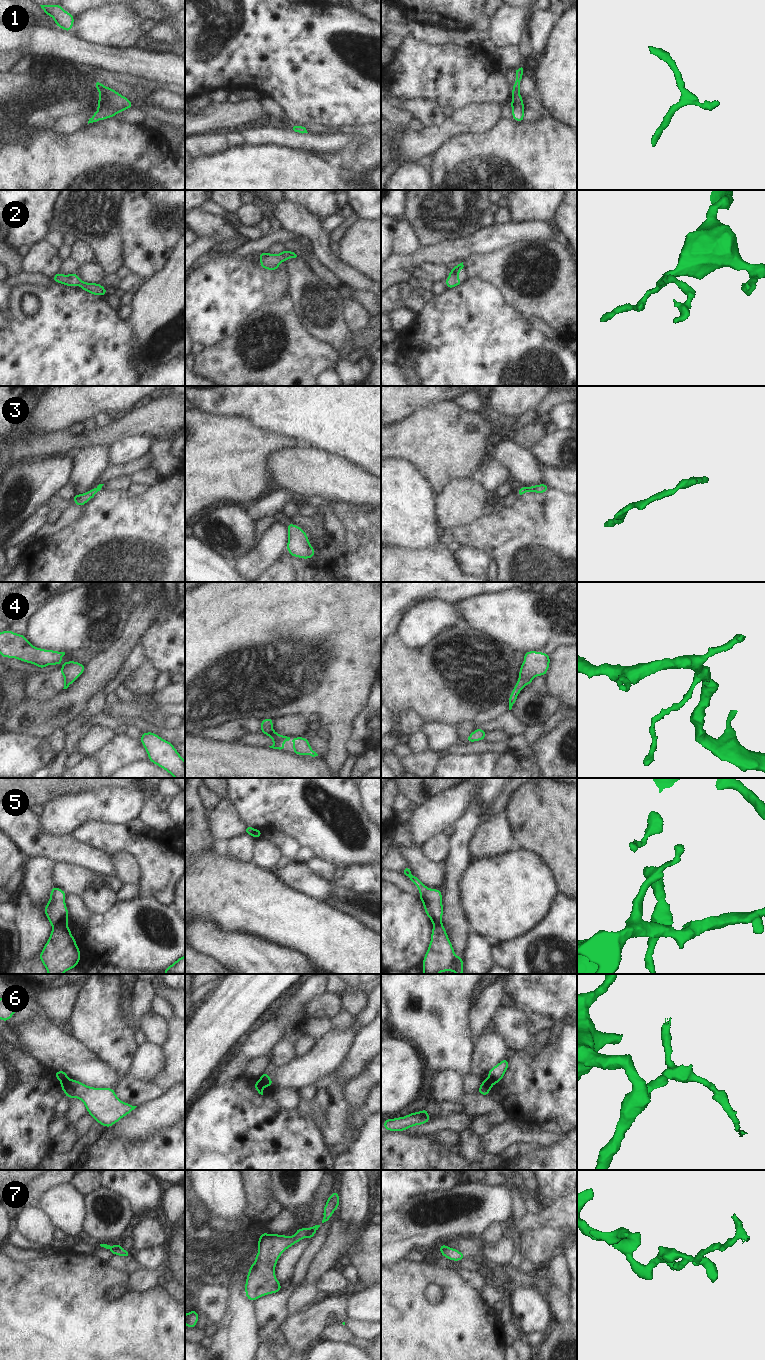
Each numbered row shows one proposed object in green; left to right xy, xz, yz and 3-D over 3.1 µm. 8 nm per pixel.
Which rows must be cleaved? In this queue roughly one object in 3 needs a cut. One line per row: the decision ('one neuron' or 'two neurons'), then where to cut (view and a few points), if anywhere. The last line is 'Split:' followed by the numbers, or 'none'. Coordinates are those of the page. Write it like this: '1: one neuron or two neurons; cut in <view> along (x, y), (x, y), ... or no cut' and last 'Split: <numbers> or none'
1: one neuron; no cut
2: one neuron; no cut
3: one neuron; no cut
4: one neuron; no cut
5: two neurons; cut in xy along (66, 921), (60, 921), (53, 927)
6: two neurons; cut in xz along (259, 1080), (266, 1086)
7: two neurons; cut in xz along (307, 1228), (305, 1236)
Split: 5, 6, 7

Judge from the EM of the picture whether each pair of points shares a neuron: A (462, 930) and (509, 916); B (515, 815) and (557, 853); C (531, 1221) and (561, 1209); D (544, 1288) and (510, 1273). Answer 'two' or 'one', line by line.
A: two
B: one
C: one
D: one

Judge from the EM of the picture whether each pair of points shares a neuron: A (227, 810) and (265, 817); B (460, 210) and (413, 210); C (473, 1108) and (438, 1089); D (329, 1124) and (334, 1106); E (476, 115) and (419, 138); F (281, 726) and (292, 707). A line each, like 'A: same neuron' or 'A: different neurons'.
A: different neurons
B: same neuron
C: same neuron
D: same neuron
E: same neuron
F: different neurons

